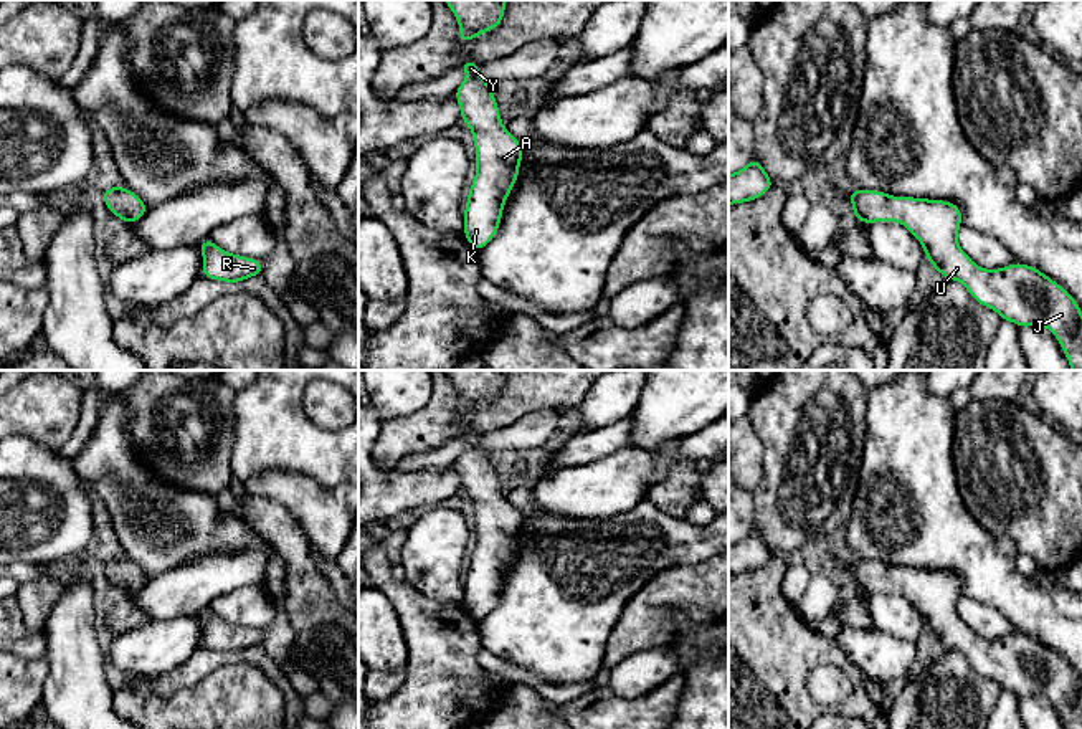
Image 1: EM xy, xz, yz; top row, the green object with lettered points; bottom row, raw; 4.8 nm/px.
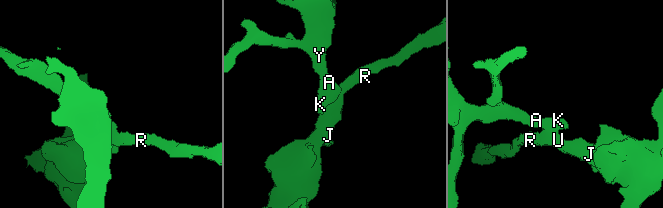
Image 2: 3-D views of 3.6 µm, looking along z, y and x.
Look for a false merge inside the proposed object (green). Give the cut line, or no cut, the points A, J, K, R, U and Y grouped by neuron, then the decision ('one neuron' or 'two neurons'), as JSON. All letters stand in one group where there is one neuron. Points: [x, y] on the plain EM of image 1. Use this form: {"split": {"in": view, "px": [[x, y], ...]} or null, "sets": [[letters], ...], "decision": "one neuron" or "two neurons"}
{"split": null, "sets": [["A", "J", "K", "R", "U", "Y"]], "decision": "one neuron"}

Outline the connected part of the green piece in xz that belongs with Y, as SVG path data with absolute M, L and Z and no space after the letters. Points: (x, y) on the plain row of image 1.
M464 430L459 438L467 448L454 466L474 506L476 547L467 562L464 608L479 623L497 603L504 574L519 549L524 516L501 493L491 453L479 446L479 433Z

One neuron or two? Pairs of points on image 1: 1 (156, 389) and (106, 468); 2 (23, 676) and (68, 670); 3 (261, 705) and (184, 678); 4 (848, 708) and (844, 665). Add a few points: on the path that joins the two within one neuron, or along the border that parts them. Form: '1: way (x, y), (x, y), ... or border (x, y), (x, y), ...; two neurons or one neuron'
1: border (123, 397), (129, 412), (126, 435), (146, 470); two neurons
2: border (45, 657), (48, 675), (43, 681), (40, 708); two neurons
3: border (202, 680), (164, 698); two neurons
4: way (858, 698), (858, 680), (854, 675); one neuron

